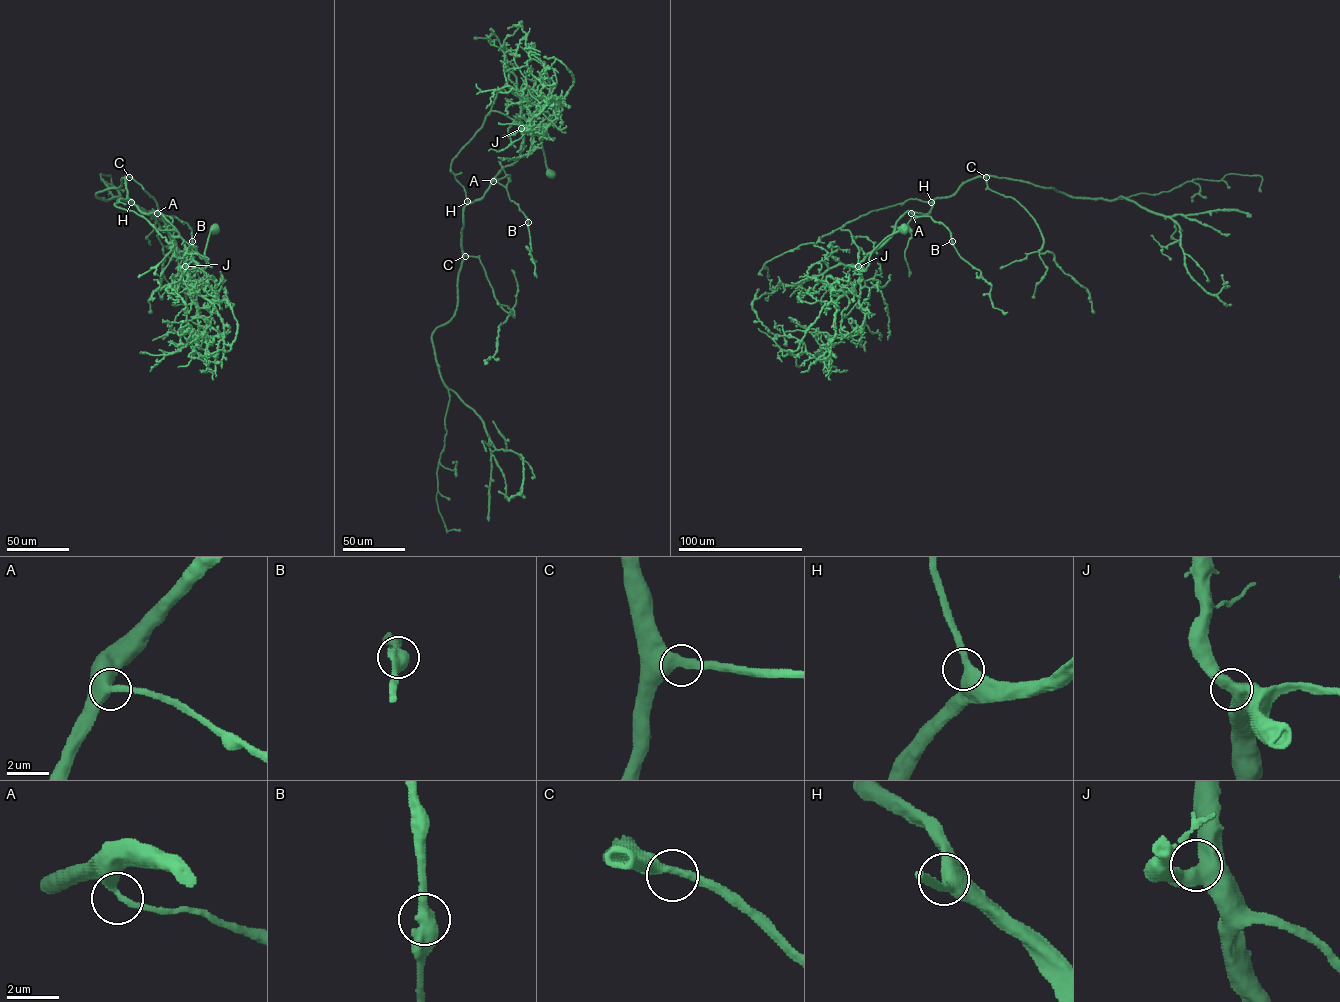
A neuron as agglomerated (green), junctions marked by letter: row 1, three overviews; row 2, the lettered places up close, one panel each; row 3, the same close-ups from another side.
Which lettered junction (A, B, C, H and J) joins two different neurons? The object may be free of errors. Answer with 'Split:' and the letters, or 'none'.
Split: none

